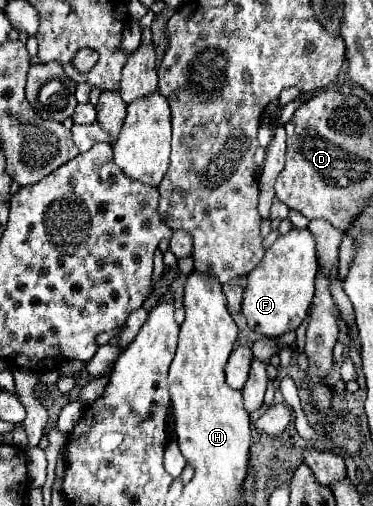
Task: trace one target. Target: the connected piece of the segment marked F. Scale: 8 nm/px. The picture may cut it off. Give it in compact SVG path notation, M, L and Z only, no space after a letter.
M290 230L266 250L260 264L248 274L248 286L244 290L242 312L248 320L248 326L266 338L278 338L290 330L296 330L314 296L314 280L318 272L316 262L316 238L310 230Z

